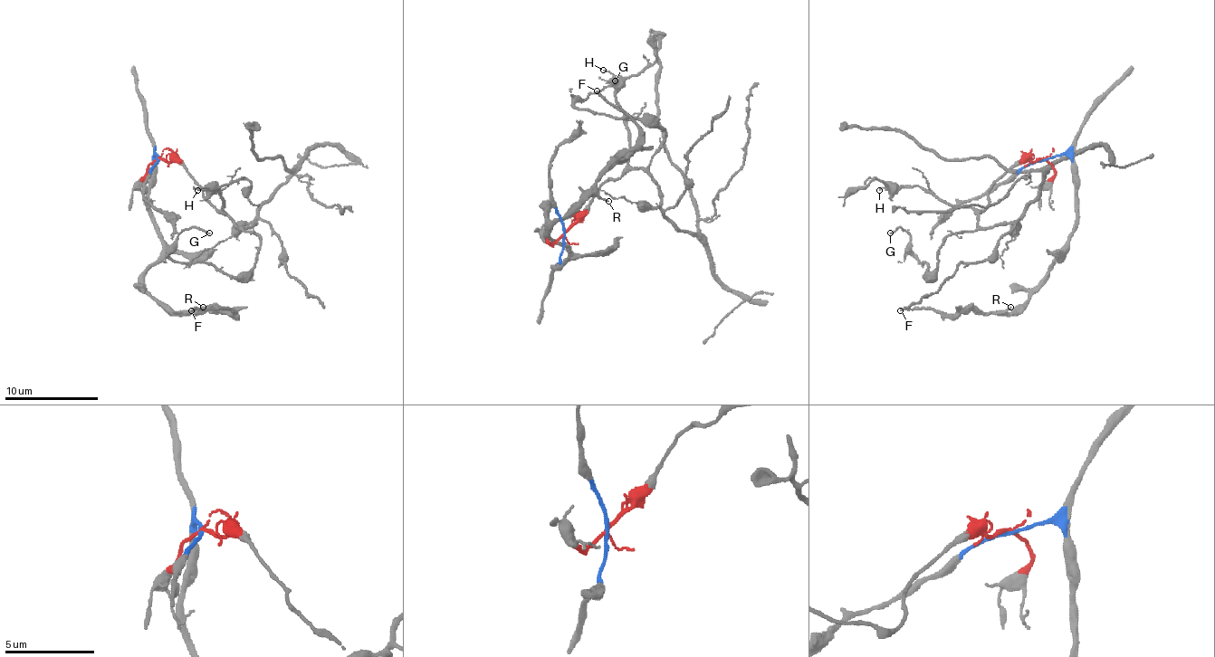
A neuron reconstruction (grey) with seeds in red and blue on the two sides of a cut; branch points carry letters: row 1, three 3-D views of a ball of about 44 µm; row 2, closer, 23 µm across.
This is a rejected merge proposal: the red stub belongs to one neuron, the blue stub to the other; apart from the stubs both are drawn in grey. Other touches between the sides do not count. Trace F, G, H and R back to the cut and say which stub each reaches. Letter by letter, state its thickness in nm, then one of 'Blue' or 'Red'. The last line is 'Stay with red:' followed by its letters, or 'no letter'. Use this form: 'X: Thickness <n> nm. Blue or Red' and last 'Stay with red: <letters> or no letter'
F: Thickness 190 nm. Blue
G: Thickness 130 nm. Red
H: Thickness 90 nm. Red
R: Thickness 110 nm. Blue
Stay with red: G, H

